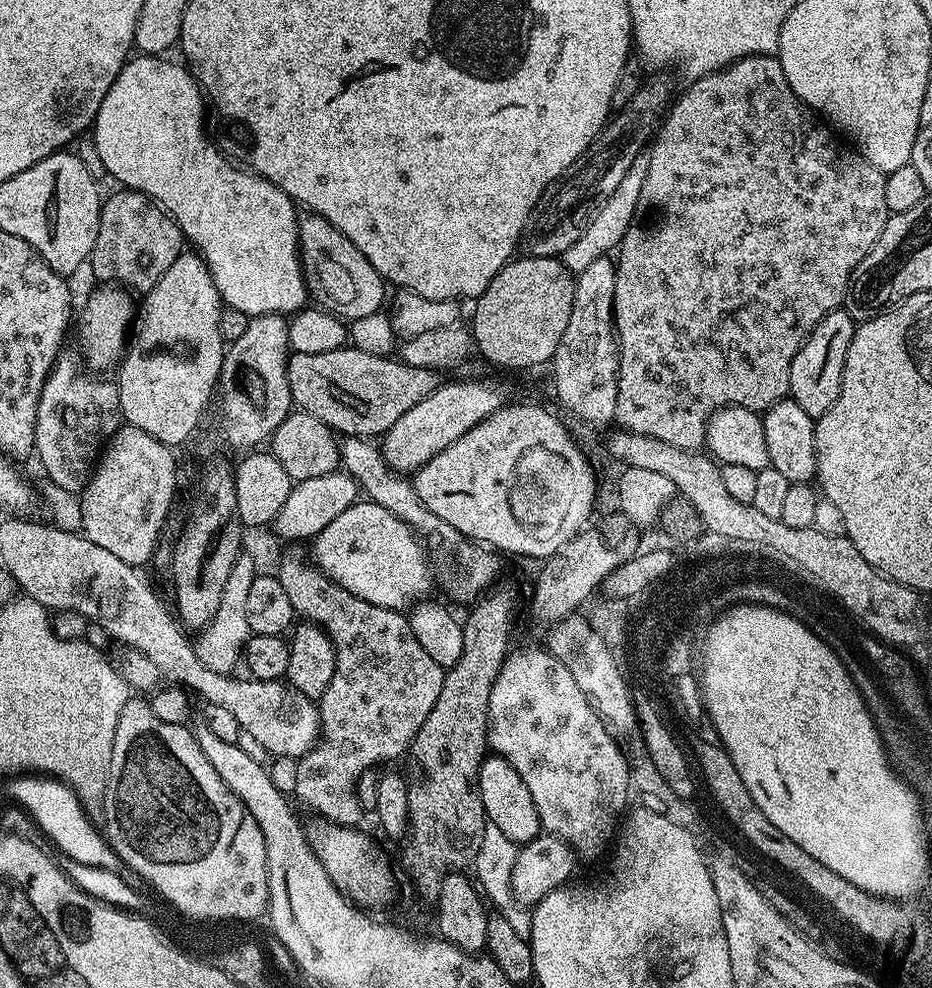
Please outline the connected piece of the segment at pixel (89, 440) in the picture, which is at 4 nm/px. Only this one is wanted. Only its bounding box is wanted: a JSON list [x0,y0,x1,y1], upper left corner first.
[34,349,123,494]

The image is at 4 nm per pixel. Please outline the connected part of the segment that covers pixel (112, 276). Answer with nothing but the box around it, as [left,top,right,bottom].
[90,191,186,294]

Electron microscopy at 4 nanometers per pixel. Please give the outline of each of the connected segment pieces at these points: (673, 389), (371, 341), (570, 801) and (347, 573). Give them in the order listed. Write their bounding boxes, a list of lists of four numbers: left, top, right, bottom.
[[612,55,890,452],[348,290,461,356],[488,647,629,861],[310,498,433,610]]

